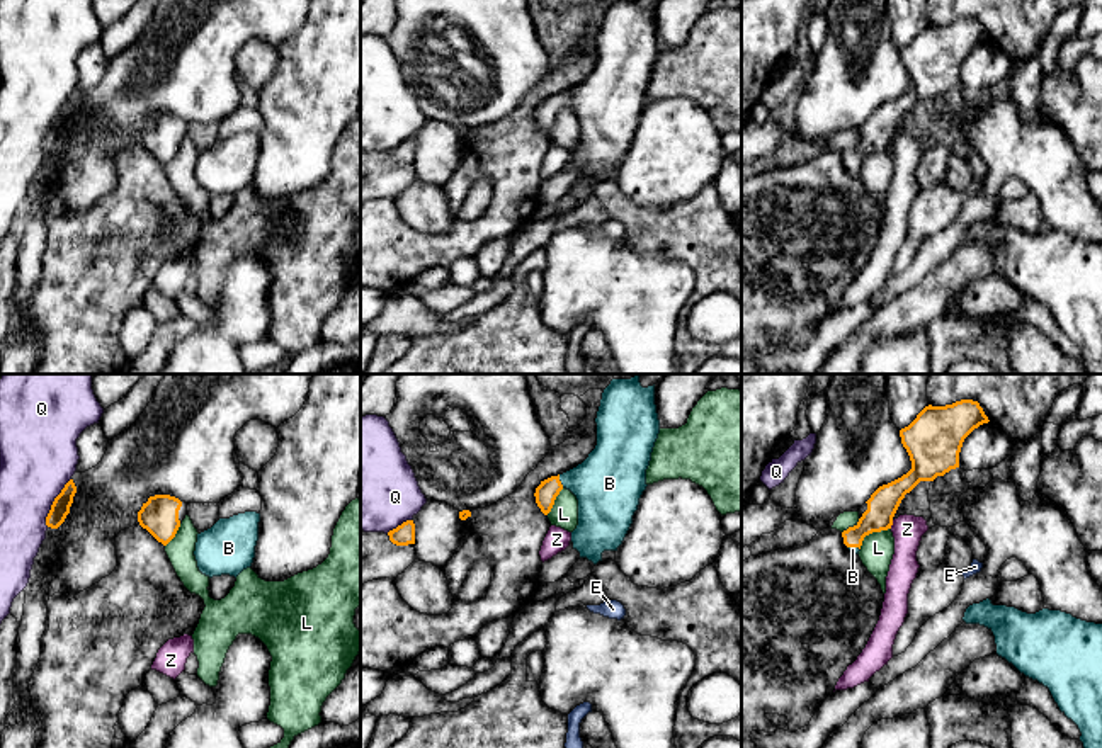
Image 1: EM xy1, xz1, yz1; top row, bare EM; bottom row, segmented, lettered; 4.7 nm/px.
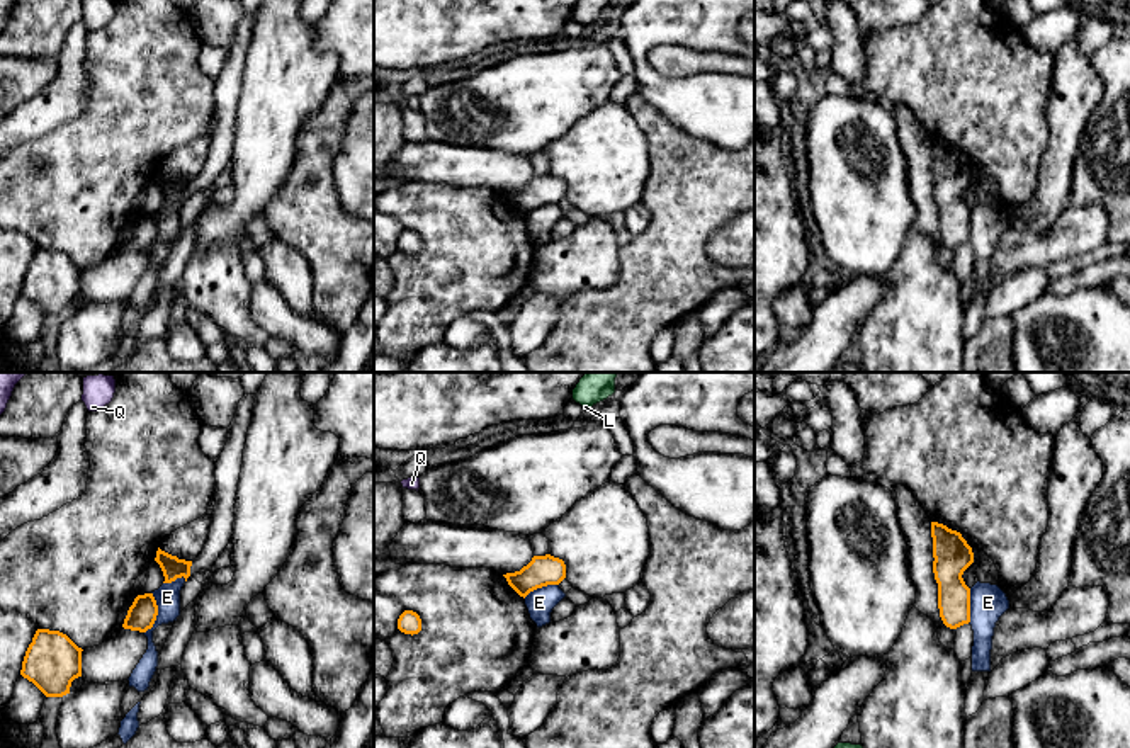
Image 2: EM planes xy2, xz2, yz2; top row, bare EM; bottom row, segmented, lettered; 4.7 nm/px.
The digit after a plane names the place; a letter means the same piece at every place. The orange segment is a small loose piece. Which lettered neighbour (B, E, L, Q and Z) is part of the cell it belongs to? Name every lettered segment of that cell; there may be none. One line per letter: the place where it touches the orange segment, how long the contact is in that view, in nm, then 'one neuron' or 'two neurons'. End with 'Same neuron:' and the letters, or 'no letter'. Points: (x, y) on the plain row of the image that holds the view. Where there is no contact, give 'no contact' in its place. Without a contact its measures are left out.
B: meets orange in xz1 at (560, 101); contact 70 nm long; one neuron
E: meets orange in xy2 at (157, 232); contact 200 nm long; two neurons
L: meets orange in yz1 at (871, 152); contact 180 nm long; two neurons
Q: meets orange in xy1 at (53, 121); contact 260 nm long; two neurons
Z: meets orange in yz1 at (891, 143); contact 40 nm long; two neurons
Same neuron: B

